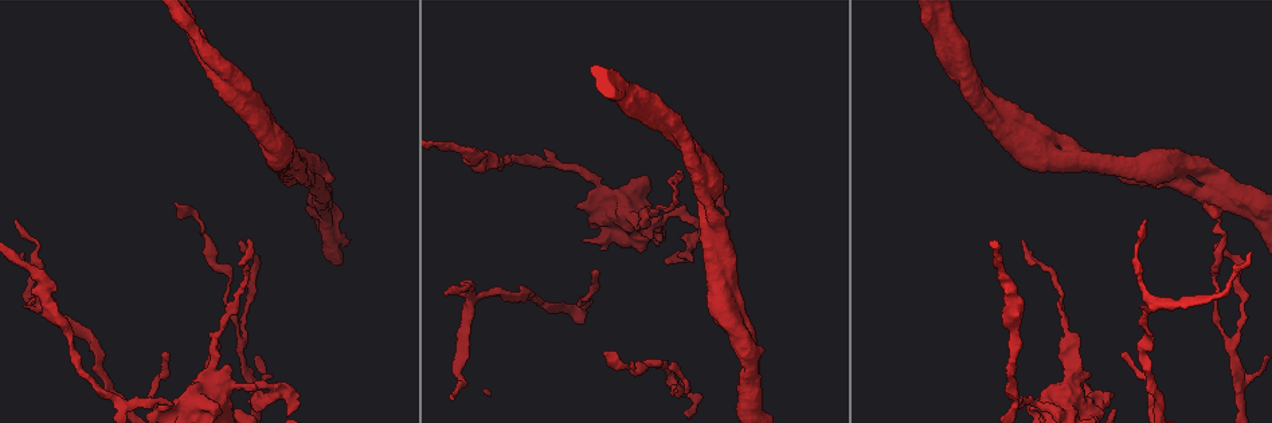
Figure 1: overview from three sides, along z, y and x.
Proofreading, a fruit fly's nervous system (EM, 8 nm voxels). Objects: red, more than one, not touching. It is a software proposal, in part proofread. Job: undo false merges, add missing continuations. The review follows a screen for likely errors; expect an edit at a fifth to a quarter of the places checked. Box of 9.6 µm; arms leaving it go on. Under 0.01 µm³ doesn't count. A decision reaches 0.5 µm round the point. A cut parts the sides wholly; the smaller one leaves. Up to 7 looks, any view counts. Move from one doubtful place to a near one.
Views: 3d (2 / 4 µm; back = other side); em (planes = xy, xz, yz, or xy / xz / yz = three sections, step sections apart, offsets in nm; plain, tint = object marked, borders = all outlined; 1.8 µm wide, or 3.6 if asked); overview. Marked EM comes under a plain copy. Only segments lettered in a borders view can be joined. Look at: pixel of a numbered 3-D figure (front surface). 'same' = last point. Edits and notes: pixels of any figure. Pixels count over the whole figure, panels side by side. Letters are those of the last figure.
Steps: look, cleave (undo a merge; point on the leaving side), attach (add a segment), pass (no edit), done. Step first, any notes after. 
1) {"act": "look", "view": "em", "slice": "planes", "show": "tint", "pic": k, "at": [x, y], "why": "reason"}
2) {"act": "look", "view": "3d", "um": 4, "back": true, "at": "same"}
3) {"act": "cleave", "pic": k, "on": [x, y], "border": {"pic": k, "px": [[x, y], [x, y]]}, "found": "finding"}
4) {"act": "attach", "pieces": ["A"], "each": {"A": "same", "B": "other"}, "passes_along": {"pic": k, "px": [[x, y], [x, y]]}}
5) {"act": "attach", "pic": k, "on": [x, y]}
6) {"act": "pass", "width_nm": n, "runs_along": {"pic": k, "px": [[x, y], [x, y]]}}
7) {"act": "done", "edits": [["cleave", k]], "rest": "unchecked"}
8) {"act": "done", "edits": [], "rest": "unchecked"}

{"act": "look", "view": "em", "slice": "planes", "show": "tint", "pic": 1, "at": [472, 300]}

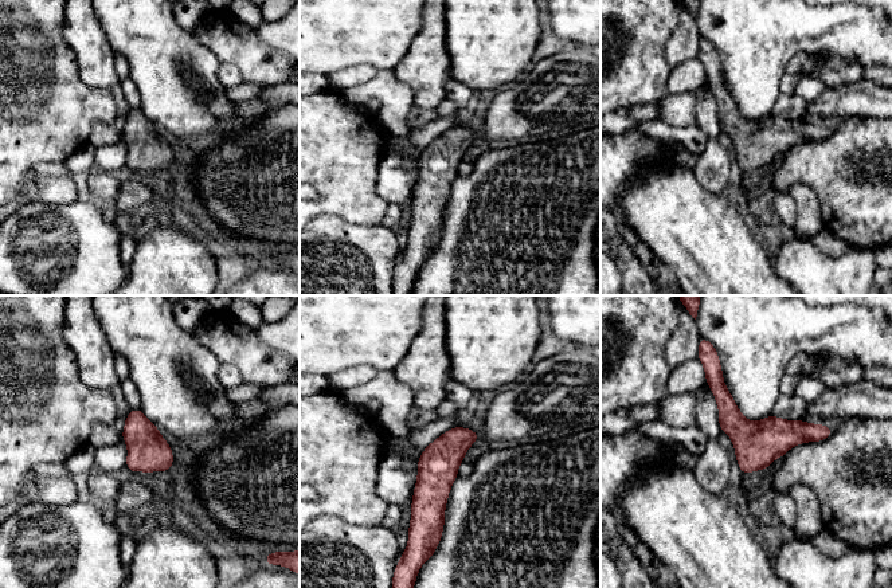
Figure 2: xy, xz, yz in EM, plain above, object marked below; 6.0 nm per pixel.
{"act": "look", "view": "em", "slice": "planes", "show": "borders", "at": "same", "why": "see the neighbours"}

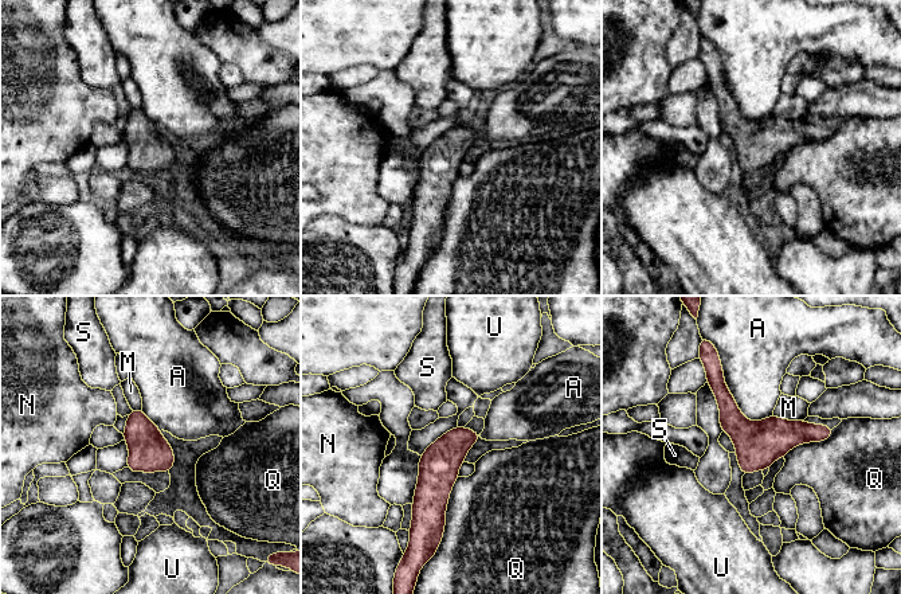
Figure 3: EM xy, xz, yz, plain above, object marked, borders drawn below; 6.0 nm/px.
{"act": "pass", "longest_contact_nm": ["A", 460], "each": {"A": "other", "M": "other", "N": "other", "Q": "other", "S": "other", "U": "other"}, "runs_along": {"pic": 3, "px": [[710, 378], [751, 433], [829, 432]]}, "found": "continuous, no second cell"}

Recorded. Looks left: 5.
{"act": "look", "view": "3d", "um": 2, "pic": 1, "at": [597, 178], "why": "sudden change in width"}

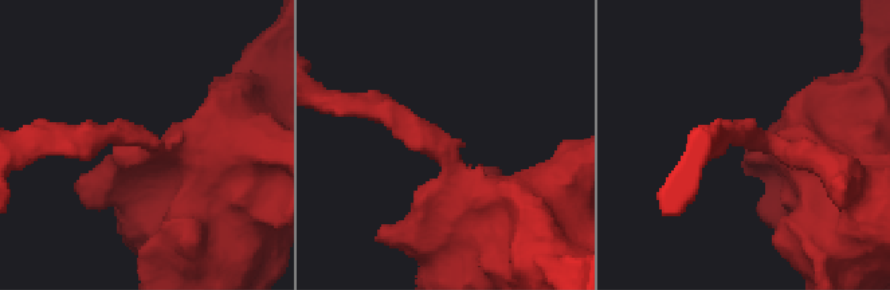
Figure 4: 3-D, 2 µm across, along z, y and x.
{"act": "look", "view": "em", "slice": "xz", "step": 16, "show": "tint", "pic": 4, "at": [439, 149], "arm_widths_nm": [160, 750], "why": "now the EM"}

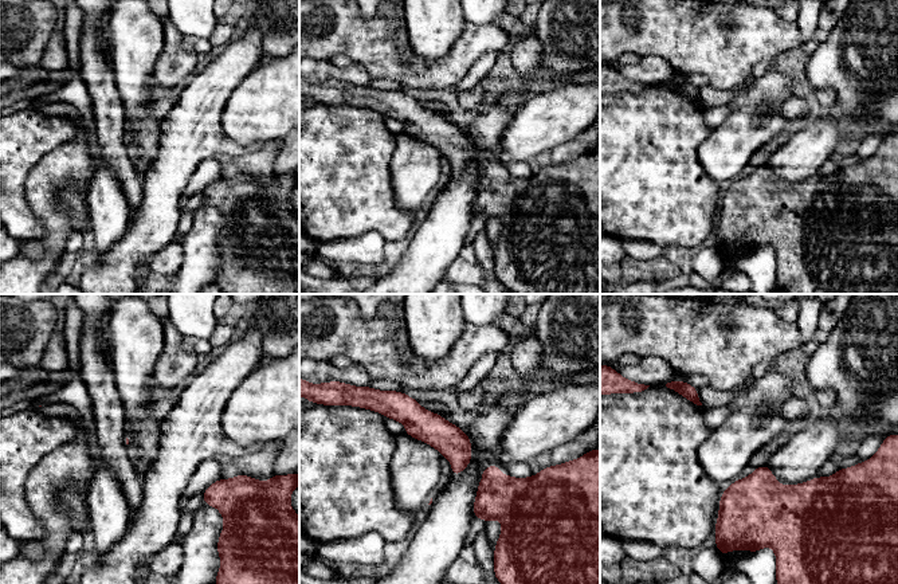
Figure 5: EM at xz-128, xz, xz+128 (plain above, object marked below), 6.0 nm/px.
{"act": "look", "view": "em", "slice": "planes", "show": "borders", "at": "same", "why": "another direction"}

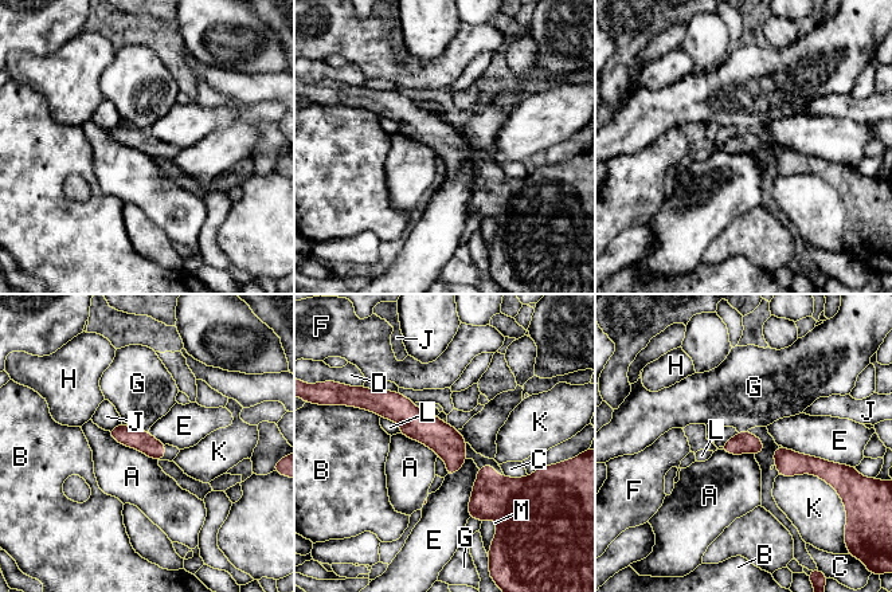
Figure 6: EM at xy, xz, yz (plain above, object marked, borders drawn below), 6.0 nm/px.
{"act": "pass", "each": {"A": "other", "B": "other", "C": "other", "D": "other", "E": "other", "F": "other", "G": "other", "H": "other", "J": "other", "K": "other", "L": "other", "M": "other"}, "found": "continuous, no second cell"}

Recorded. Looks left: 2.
{"act": "look", "view": "em", "slice": "planes", "show": "borders", "pic": 1, "at": [1214, 245], "why": "an open end"}

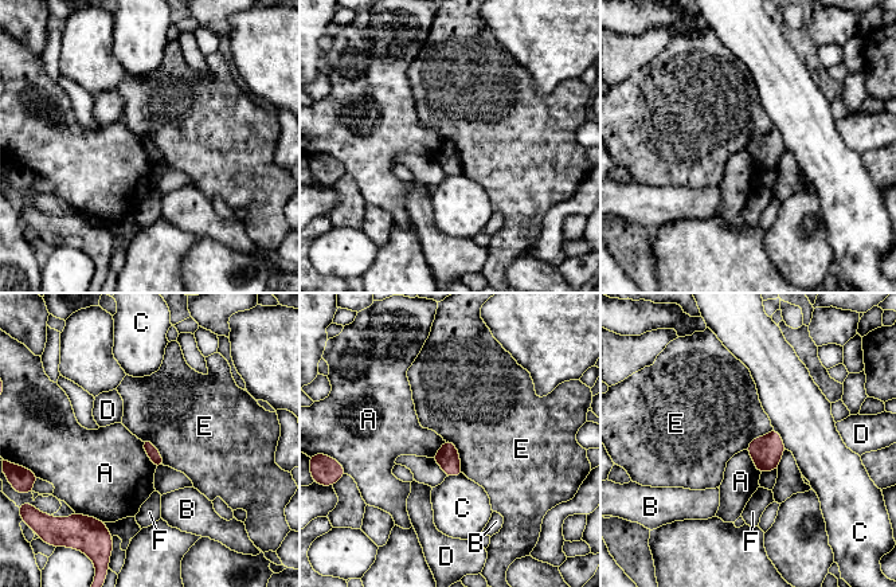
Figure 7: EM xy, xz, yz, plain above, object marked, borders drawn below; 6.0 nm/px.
{"act": "pass", "each": {"A": "other", "B": "other", "C": "other", "D": "other", "E": "other", "F": "other"}, "border": {"pic": 7, "px": [[445, 439], [454, 445], [464, 473]]}, "found": "no lettered segment goes on from it"}

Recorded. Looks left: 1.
{"act": "done", "edits": [], "rest": "unchecked"}

